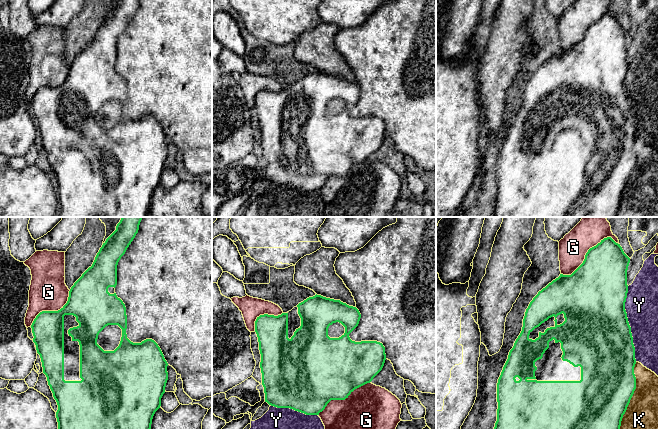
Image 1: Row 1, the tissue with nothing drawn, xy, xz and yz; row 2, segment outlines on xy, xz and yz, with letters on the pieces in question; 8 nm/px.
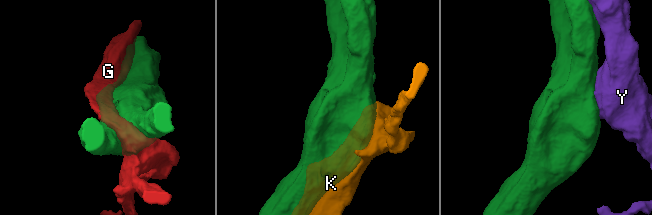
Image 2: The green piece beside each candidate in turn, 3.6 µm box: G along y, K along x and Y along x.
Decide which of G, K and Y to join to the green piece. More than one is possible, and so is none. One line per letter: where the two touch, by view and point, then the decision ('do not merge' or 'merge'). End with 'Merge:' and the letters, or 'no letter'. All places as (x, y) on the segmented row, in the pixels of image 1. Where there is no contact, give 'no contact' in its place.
G: yz (587, 252) | do not merge
K: yz (632, 395) | do not merge
Y: yz (628, 324) | do not merge
Merge: no letter

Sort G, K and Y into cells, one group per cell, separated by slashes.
G / K / Y

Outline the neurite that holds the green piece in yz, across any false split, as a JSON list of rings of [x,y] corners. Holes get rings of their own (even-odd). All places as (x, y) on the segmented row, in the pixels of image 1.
[[[611,237],[604,238],[590,248],[583,263],[571,274],[560,274],[549,283],[530,302],[523,319],[523,327],[510,350],[497,383],[497,421],[494,429],[620,429],[623,415],[636,389],[634,367],[636,364],[635,347],[631,327],[625,310],[628,293],[627,270],[630,258],[624,253],[620,244]]]

